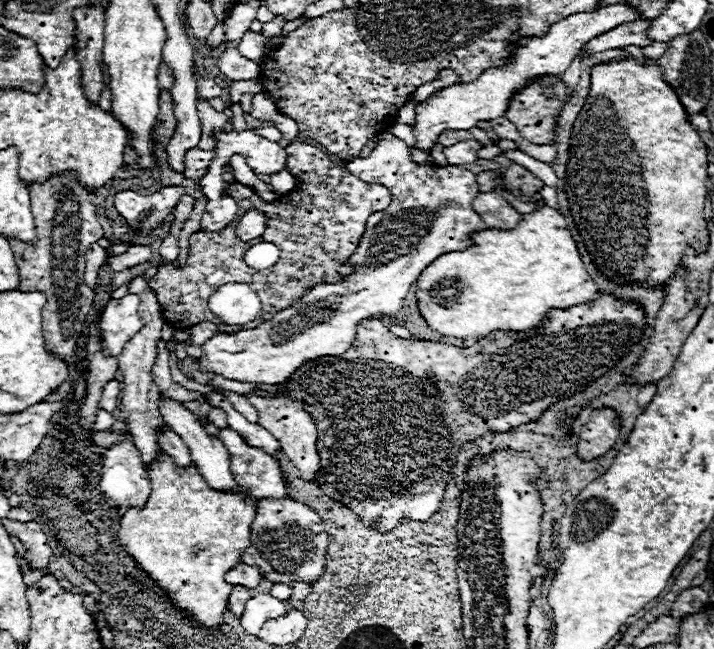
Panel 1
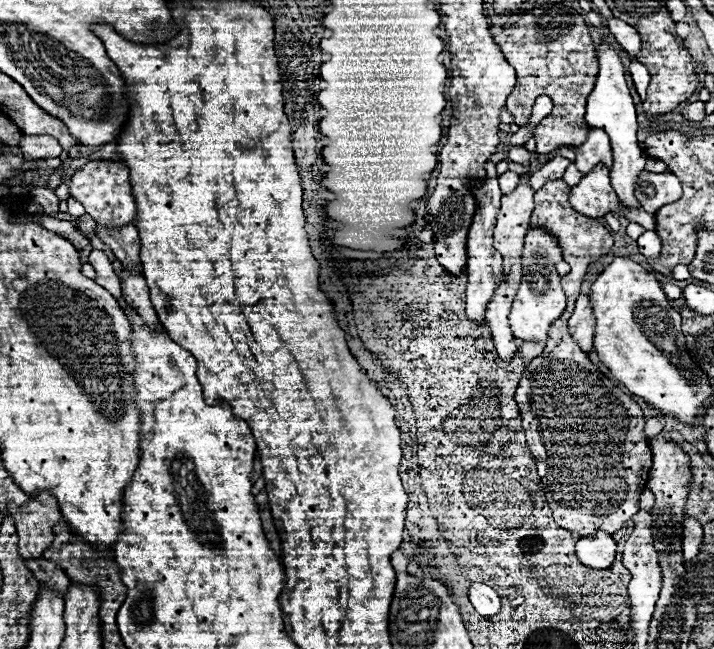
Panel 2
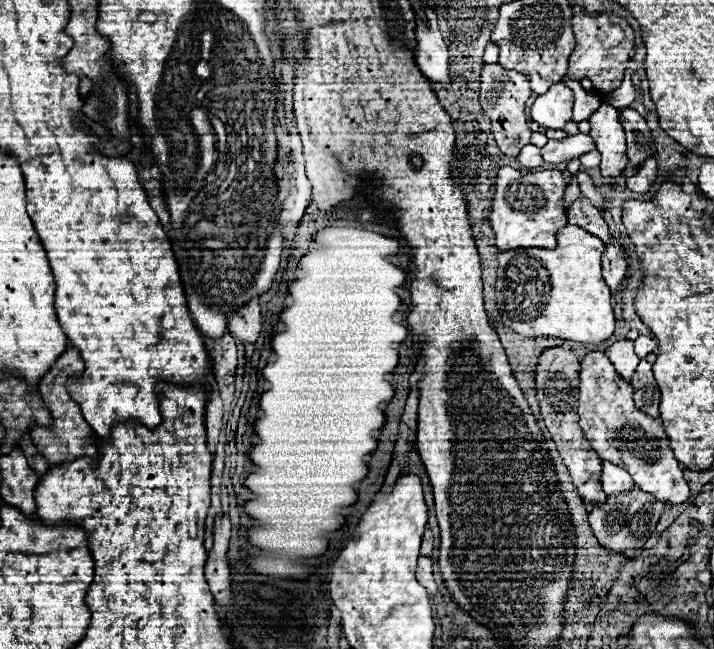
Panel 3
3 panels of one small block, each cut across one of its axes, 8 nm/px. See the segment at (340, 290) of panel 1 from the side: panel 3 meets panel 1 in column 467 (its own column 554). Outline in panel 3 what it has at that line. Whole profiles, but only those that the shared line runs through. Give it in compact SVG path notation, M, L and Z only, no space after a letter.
M510 166L500 168L490 214L490 224L496 232L496 246L502 252L514 248L556 248L556 232L568 224L566 208L562 202L564 190L566 182L560 170L520 174Z

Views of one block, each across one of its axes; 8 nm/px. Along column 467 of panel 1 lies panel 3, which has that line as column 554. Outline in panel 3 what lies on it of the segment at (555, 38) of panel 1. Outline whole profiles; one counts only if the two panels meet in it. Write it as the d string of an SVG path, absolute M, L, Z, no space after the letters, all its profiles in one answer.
M558 82L552 84L552 88L538 96L532 104L532 118L544 128L552 130L564 130L568 122L572 122L572 104L574 104L574 92Z

